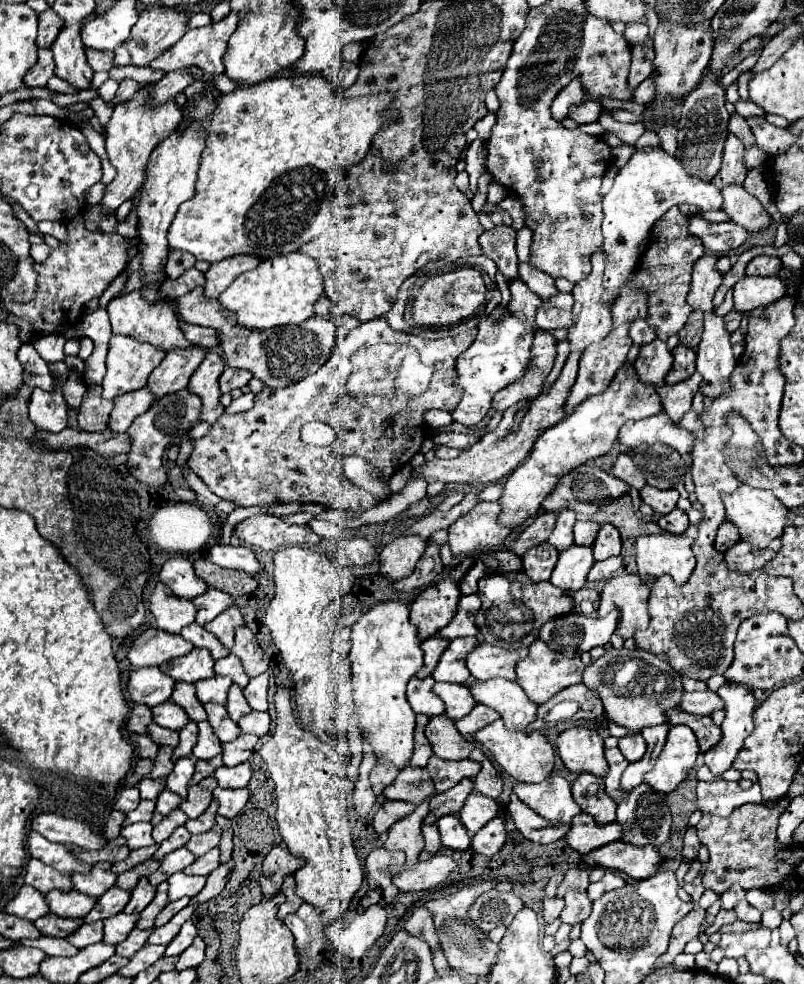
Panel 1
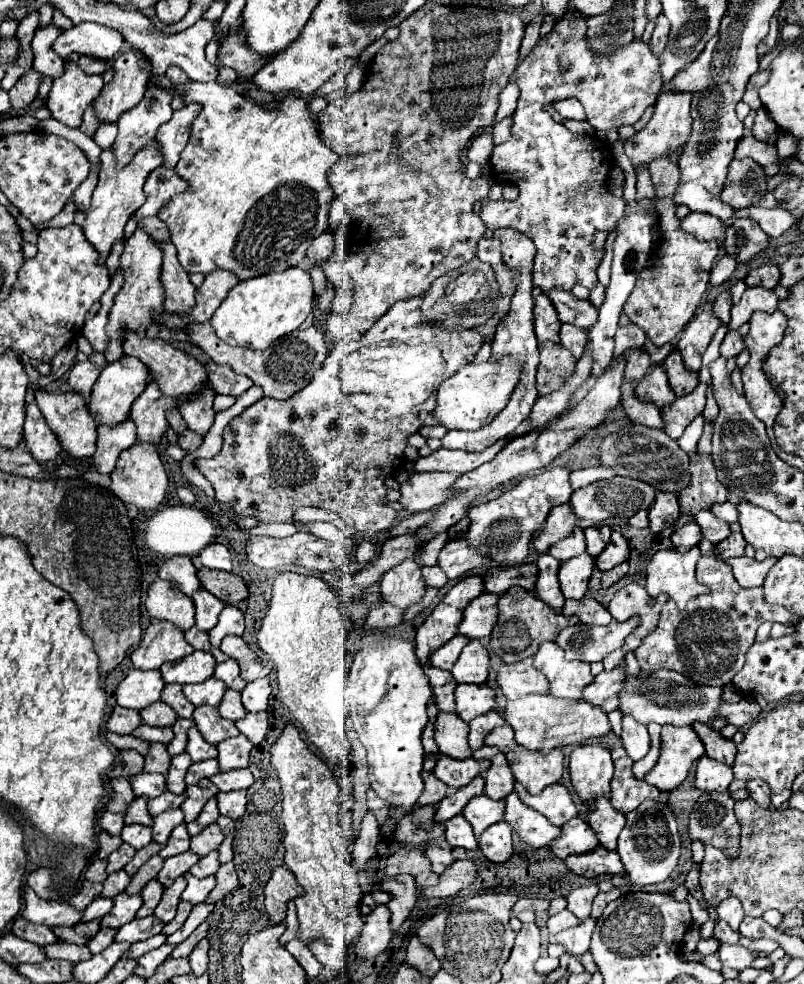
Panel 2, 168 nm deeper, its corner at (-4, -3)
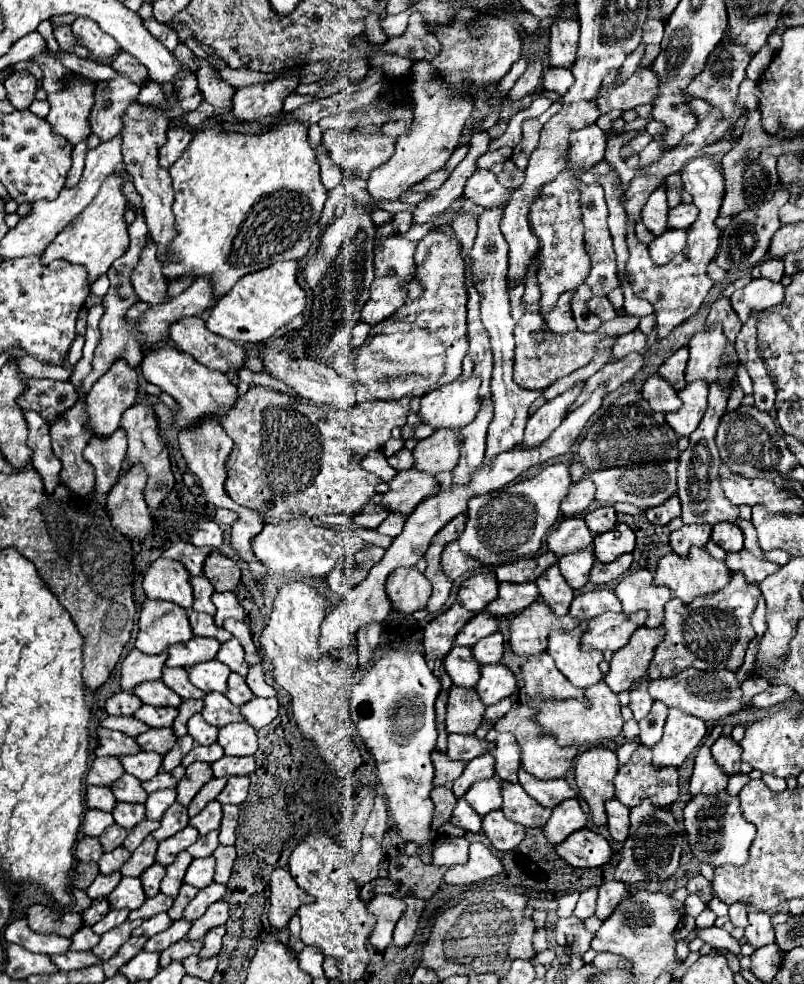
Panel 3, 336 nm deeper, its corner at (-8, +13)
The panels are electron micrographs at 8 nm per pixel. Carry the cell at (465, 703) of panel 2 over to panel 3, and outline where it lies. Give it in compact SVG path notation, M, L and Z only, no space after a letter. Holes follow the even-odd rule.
M503 664L481 666L481 678L475 686L475 692L479 694L485 706L497 704L501 698L511 696L513 690L515 690L515 676L507 666Z

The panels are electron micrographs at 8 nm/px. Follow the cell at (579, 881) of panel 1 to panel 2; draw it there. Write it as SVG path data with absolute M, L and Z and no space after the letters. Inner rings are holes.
M585 884L575 888L567 896L567 910L571 910L579 920L585 920L591 914L591 904L599 892L597 884Z

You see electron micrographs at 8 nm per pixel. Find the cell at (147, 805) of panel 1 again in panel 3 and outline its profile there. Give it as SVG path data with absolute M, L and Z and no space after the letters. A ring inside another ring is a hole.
M123 774L117 782L113 782L111 790L113 790L113 794L119 802L145 804L145 800L147 800L147 792L143 790L141 782L135 776L129 776L129 774Z

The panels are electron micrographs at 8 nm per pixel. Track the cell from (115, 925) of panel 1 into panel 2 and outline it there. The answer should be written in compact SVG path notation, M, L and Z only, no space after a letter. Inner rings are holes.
M147 916L147 918L135 918L129 924L121 926L115 940L117 942L141 942L147 940L155 934L161 932L165 924L161 920L157 920L157 916Z

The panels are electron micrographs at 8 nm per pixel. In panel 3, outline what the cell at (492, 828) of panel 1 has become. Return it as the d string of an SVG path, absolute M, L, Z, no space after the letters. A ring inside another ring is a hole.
M501 810L483 816L483 832L497 850L513 850L525 838L525 828L505 818Z

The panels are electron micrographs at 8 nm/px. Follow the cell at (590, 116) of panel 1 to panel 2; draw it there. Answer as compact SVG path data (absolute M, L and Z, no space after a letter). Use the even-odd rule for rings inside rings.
M565 98L565 100L557 100L553 102L555 110L563 116L563 118L571 118L571 120L585 120L585 110L581 106L579 100L575 98Z

